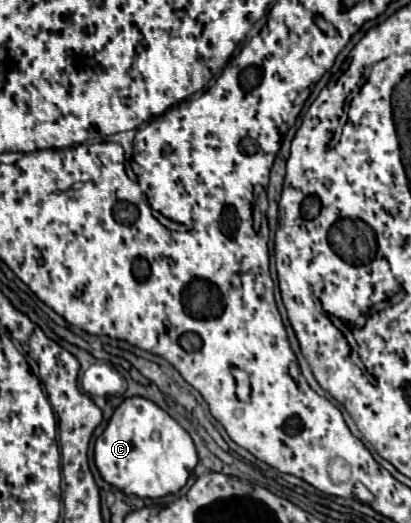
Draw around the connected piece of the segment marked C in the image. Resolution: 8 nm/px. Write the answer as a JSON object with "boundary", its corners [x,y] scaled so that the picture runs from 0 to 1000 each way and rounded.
{"boundary":[[[353,759],[304,763],[231,847],[231,889],[246,912],[299,943],[333,950],[401,950],[431,943],[479,889],[479,862],[460,828]]]}

